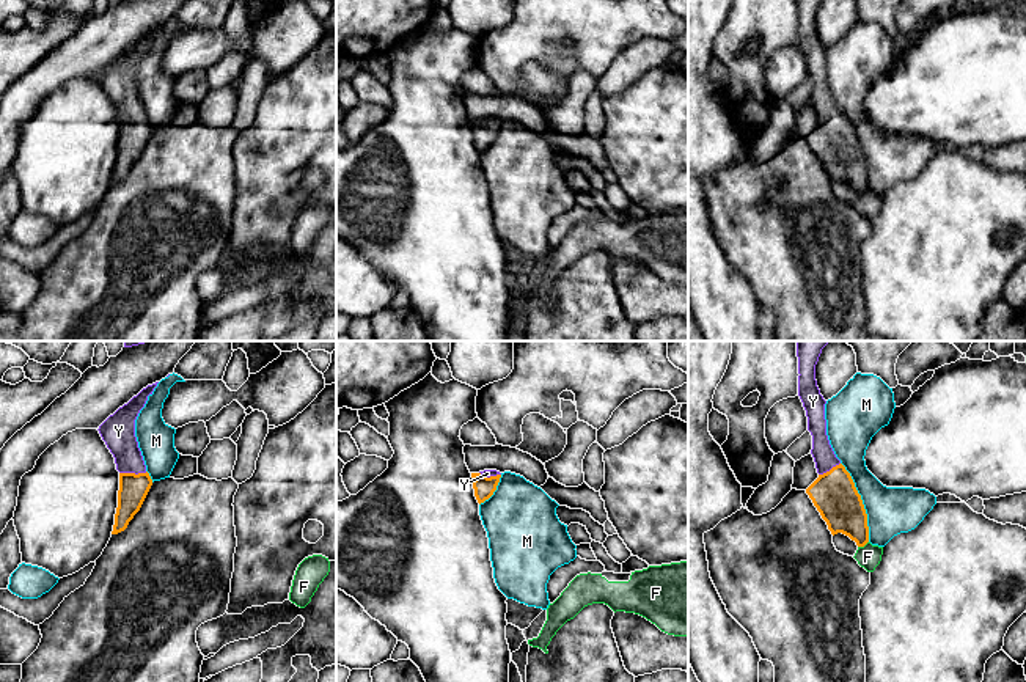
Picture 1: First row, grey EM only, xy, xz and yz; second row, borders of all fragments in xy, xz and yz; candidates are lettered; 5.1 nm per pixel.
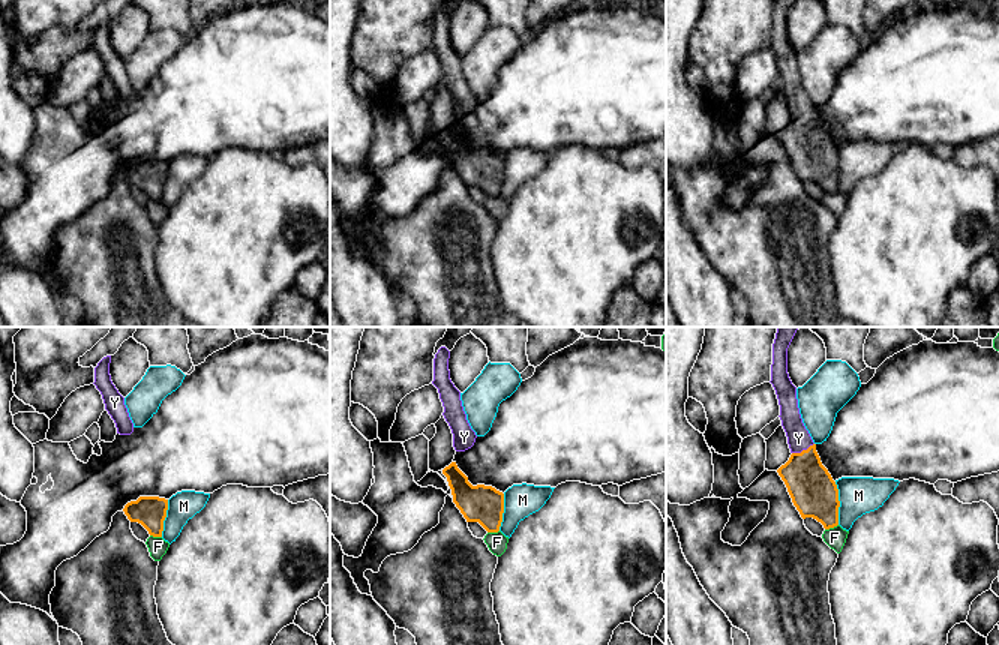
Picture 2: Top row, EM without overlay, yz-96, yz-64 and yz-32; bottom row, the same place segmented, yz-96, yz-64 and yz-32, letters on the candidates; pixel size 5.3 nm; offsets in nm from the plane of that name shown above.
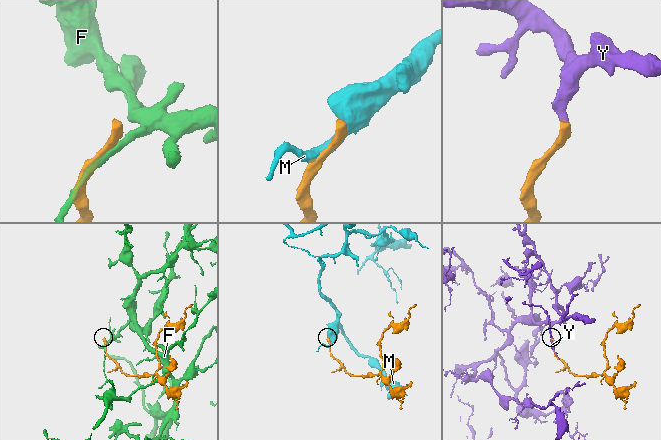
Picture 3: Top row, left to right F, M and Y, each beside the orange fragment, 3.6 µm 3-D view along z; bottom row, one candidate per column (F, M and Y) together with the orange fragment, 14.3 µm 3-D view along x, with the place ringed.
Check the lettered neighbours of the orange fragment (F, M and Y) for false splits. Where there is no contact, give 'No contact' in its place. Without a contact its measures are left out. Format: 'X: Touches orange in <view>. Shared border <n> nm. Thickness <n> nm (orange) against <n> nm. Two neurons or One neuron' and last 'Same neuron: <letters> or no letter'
F: Touches orange in yz. Shared border 70 nm. Thickness 220 nm (orange) against 120 nm. Two neurons
M: Touches orange in yz. Shared border 440 nm. Thickness 220 nm (orange) against 240 nm. Two neurons
Y: Touches orange in xy. Shared border 140 nm. Thickness 140 nm (orange) against 180 nm. One neuron
Same neuron: Y

